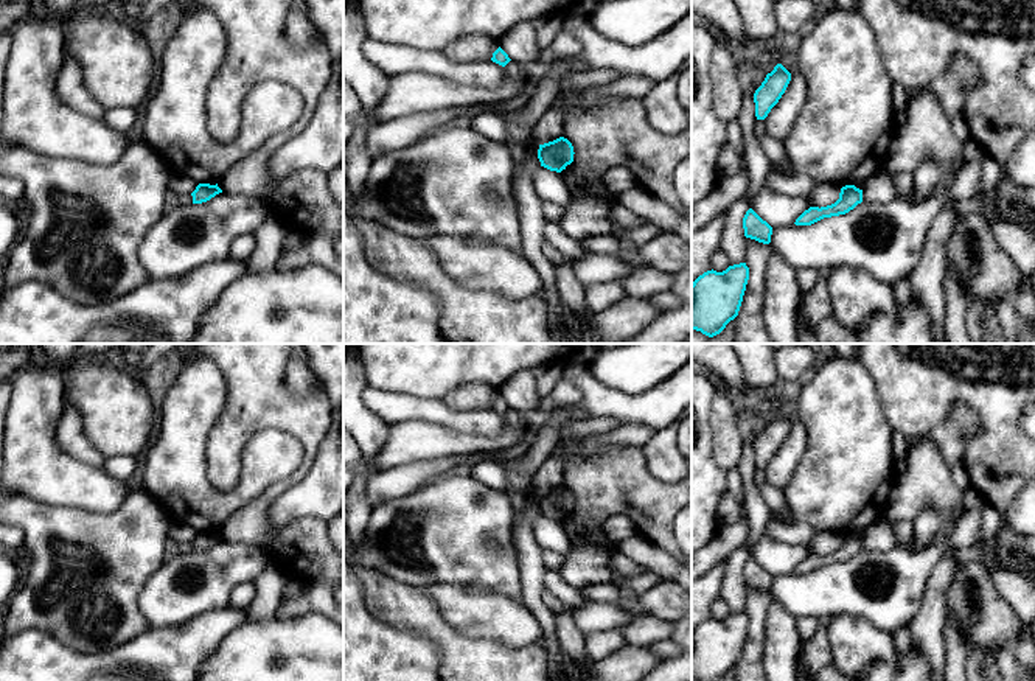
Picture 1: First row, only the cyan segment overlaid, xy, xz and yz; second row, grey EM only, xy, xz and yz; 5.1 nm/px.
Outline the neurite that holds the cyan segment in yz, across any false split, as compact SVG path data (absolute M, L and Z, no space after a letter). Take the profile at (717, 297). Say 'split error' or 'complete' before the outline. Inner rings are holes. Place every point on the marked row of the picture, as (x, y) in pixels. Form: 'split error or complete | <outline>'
complete | M746 263L699 275L692 283L692 330L709 337L720 334L738 316L748 280Z

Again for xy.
complete | M199 183L196 190L191 193L193 204L202 204L222 193L222 190L216 185Z

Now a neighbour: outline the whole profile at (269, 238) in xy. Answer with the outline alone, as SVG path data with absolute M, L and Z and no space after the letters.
M269 213L253 233L255 249L247 260L247 271L252 274L275 271L289 232L291 227L280 216Z

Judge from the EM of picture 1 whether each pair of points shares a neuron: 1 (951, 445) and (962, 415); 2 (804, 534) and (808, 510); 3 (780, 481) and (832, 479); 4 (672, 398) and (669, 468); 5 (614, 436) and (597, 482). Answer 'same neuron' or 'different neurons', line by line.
1: same neuron
2: different neurons
3: different neurons
4: different neurons
5: different neurons

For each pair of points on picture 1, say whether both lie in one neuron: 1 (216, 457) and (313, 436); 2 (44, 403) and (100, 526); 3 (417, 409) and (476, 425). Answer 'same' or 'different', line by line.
1: same
2: different
3: same

